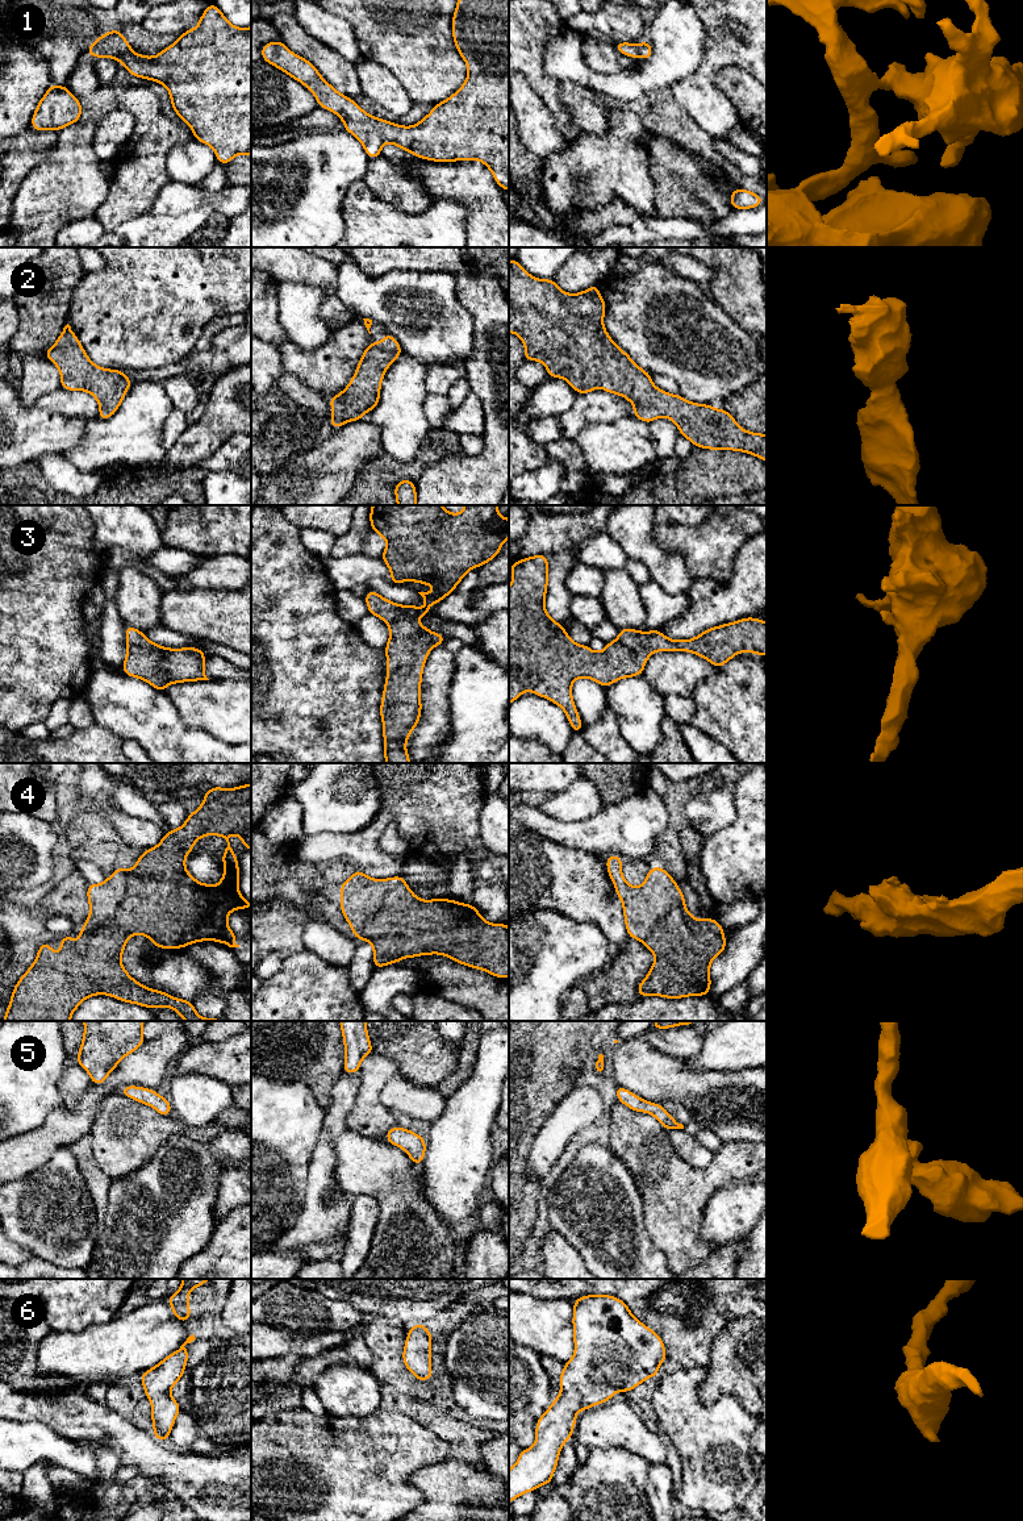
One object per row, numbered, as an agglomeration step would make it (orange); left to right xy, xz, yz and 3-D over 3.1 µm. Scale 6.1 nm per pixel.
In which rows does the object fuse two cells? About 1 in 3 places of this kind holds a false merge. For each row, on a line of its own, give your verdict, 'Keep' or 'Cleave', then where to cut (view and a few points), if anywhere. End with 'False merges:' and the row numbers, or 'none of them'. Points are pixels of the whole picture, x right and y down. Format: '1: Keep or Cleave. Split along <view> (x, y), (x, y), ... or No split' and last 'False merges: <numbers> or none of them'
1: Keep. No split
2: Keep. No split
3: Keep. No split
4: Keep. No split
5: Keep. No split
6: Keep. No split
False merges: none of them

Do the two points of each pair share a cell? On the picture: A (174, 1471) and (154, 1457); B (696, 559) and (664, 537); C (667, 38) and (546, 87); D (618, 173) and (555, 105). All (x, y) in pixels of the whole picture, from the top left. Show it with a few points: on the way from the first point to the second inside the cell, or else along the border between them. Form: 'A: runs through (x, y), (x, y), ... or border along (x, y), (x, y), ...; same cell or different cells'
A: runs through (168, 1467), (159, 1462); same cell
B: runs through (688, 551), (672, 537); same cell
C: border along (542, 54), (543, 70), (560, 82); different cells
D: border along (583, 132), (576, 138), (566, 141); different cells

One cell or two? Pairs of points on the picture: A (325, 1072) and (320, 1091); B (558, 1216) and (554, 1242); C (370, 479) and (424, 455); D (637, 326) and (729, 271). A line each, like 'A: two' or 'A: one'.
A: one
B: two
C: one
D: two

